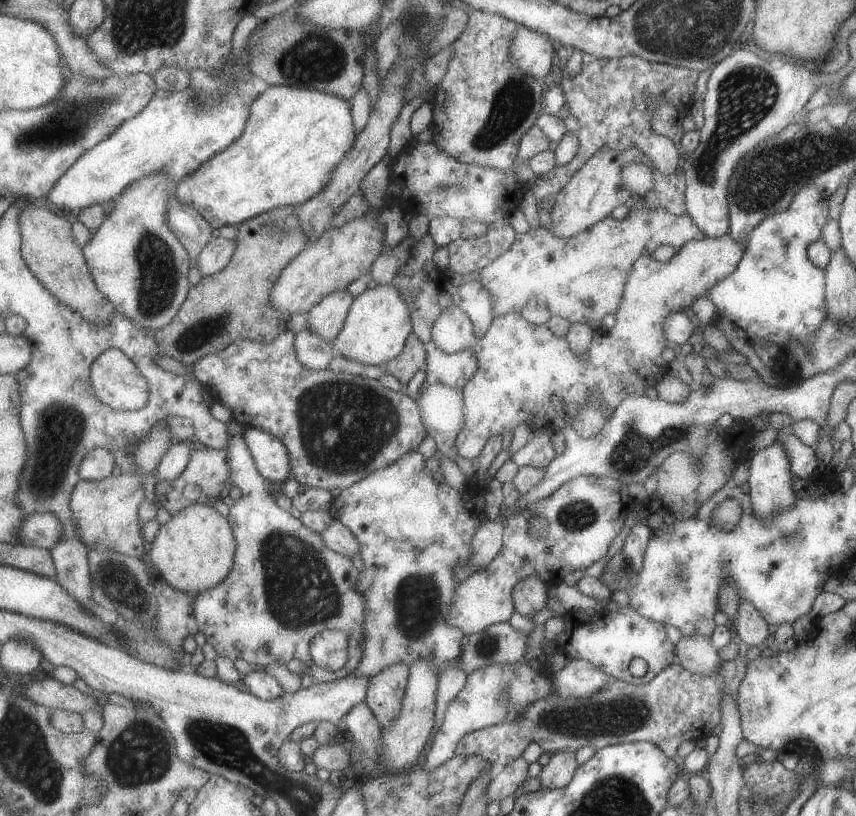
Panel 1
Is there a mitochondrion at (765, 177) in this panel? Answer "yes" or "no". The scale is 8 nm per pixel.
yes

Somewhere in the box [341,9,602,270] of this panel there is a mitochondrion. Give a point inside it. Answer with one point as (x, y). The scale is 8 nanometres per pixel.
(513, 99)

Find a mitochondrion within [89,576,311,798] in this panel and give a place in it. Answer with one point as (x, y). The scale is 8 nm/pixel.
(138, 756)

